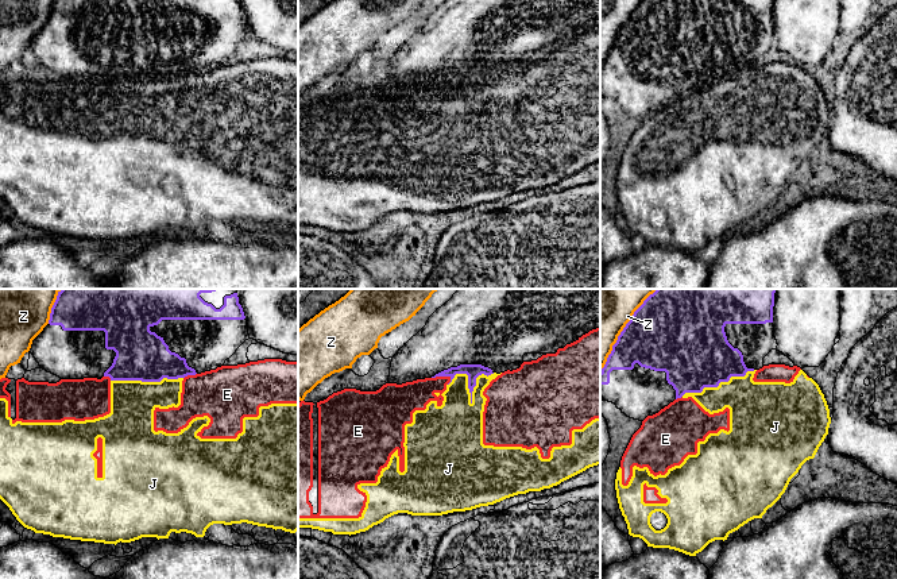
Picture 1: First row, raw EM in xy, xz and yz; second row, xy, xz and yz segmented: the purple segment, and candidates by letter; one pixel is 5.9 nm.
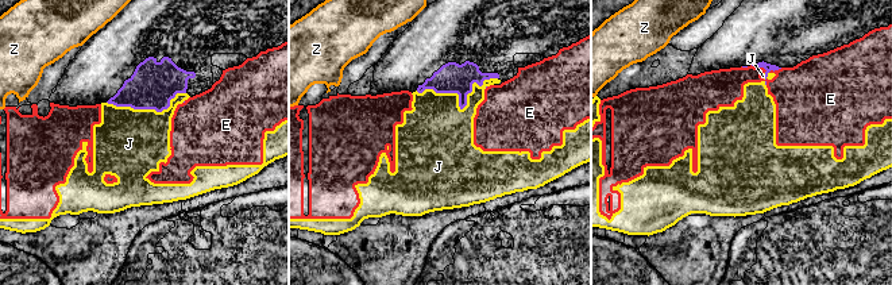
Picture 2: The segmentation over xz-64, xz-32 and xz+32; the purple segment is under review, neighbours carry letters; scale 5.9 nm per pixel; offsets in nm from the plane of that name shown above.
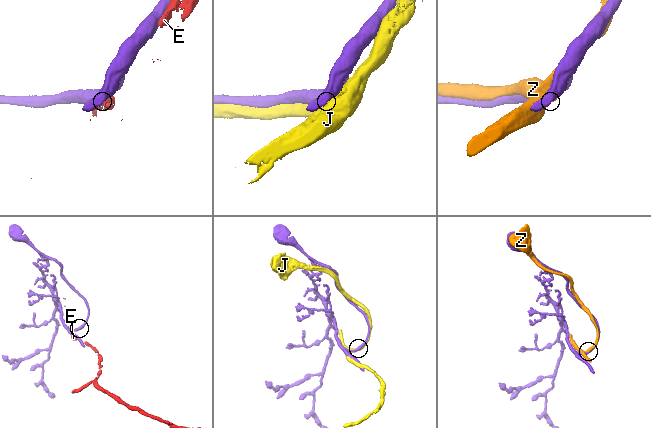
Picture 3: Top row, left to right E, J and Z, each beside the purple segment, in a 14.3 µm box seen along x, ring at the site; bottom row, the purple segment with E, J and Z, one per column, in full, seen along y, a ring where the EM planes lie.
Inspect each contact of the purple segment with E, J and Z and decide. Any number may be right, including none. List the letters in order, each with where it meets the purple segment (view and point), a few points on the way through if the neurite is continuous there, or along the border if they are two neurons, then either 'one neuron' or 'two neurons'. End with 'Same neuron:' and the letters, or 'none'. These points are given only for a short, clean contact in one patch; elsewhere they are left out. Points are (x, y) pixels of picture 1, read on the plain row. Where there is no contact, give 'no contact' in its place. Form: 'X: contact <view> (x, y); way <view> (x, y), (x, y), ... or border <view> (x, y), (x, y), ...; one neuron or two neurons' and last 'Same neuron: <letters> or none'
E: contact xz (443, 73); two neurons
J: contact xz (468, 85); two neurons
Z: contact xy (50, 11); two neurons
Same neuron: none

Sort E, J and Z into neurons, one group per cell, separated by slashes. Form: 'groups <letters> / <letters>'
groups E J / Z

